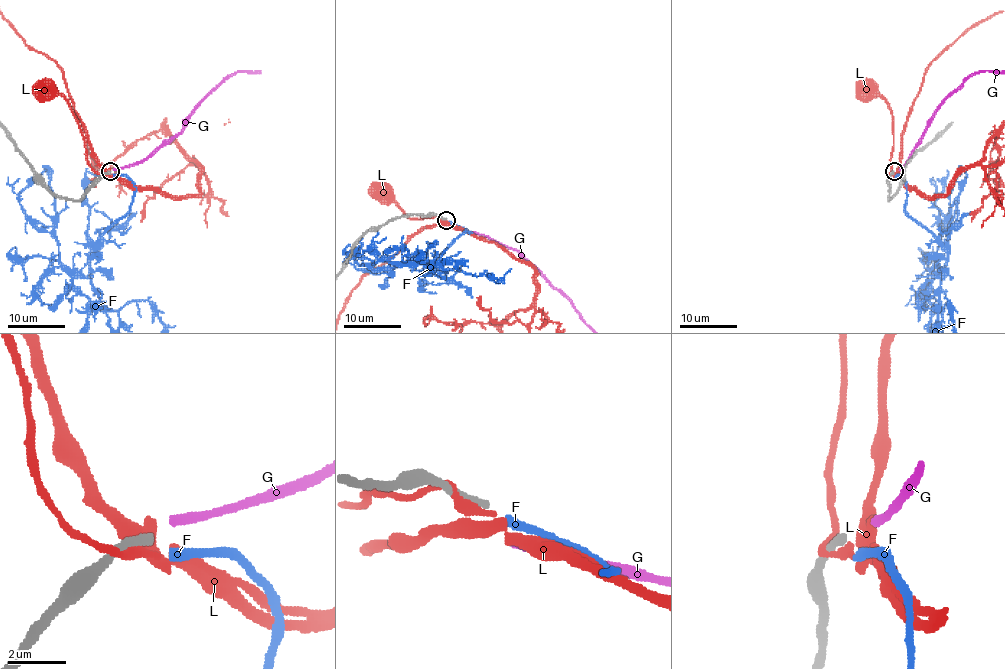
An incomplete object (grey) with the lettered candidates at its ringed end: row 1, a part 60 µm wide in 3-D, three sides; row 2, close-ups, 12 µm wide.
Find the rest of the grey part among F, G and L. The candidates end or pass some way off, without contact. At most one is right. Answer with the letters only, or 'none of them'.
G

